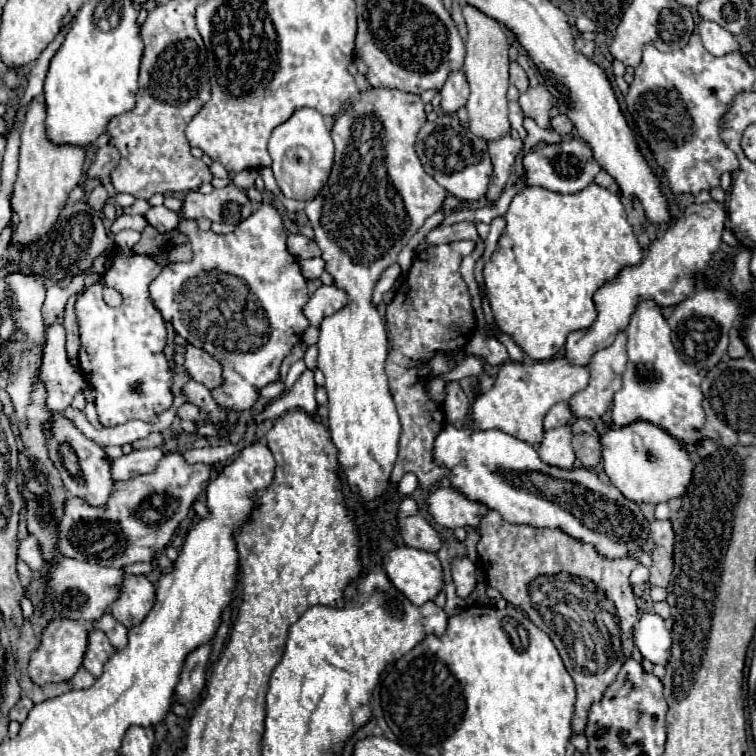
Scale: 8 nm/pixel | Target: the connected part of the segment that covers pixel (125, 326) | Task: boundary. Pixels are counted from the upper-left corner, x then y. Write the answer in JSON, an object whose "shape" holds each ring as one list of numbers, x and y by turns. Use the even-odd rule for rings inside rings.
{"shape":[[116,248,110,268,102,274,104,284,92,284,74,304,80,330,78,366,96,392,98,422,104,426,118,426,134,418,154,424,172,406,172,370,164,356,168,340,166,322,148,298,148,284,160,272,162,266,152,256,134,254,130,248],[104,286,124,296,118,308,104,304]]}

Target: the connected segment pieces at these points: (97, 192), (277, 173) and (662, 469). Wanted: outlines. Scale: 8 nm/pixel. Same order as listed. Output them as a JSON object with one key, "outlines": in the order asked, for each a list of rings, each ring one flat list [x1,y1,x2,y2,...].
{"outlines":[[[98,184,92,192,90,192,90,196,88,196,88,204,92,206,92,210,94,212,102,212,102,208,104,208,104,204,108,202,108,192,106,192,106,188,102,186,102,184]],[[298,108,284,124,276,126,268,142,268,152,272,156,274,178,284,196,302,202,312,200,320,192,334,162,334,142,330,138,330,130,324,116,314,108]],[[634,422,628,424,624,428,612,428,608,430,602,438,602,464,604,464,604,472,610,478,610,482,628,498,634,502,650,502,650,504,658,504,658,502,668,502,670,498,680,498,686,490,686,486,692,480,692,468,694,462,690,460,688,452,670,436,666,434,662,428,650,424,650,422]]]}

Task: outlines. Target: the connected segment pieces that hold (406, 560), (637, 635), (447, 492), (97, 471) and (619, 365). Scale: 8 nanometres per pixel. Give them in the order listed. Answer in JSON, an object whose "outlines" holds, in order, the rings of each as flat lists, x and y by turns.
{"outlines":[[[402,546,382,558,388,580,416,606,434,600,442,590,442,566,434,552]],[[642,614,634,626,634,644,652,664,666,666,670,660,672,634,658,614]],[[442,486,432,492,428,496,428,510,434,520,446,528,472,526,474,530,478,530,482,516,488,512,484,504,470,500,454,486]],[[56,414,50,424,46,424,48,432,48,446,50,446,50,458,56,464,66,490,72,496,82,498,90,506,106,506,116,480,110,474,110,460,104,462,104,450,96,446,92,440,88,440,78,428,74,428,62,414]],[[620,332,616,336,616,340,608,348,598,350,592,356,592,360,588,364,590,366,590,382,588,382,588,386,570,398,570,410,572,410,572,414,576,418,598,420,598,418,602,418,610,410,614,394,622,388,622,374,626,370,626,362,628,362,628,356,626,356,626,336,624,336,624,332]]]}

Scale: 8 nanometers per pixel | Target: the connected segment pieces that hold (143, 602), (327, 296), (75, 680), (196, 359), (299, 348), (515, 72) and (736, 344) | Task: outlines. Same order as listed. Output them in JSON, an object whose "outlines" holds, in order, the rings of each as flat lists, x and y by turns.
{"outlines":[[[126,576,120,598,110,606,110,612,126,628,136,626,146,618,154,604,154,586,146,576]],[[320,286,306,302,304,316,308,318,310,326,320,326,324,316,334,314,338,308,342,308,348,302,348,296,344,290,336,286]],[[80,668,66,684,68,684,70,688,74,688,74,690,82,690,82,688,90,688,94,682,96,682,96,678,94,678,90,672,86,672,84,668]],[[188,346,186,350,186,370,190,372,192,380,204,384,206,388,214,390,222,384,222,364,208,352,196,346]],[[300,340,294,348,292,348,292,352,284,358,284,362,282,362,282,366,280,366,280,376,278,376,278,380,284,380,286,378,286,374,288,374,288,368,290,368,290,364,292,362,296,362,296,360,300,360,302,356,304,356,304,352,306,352,306,344]],[[512,62,512,64,510,64,510,82,512,82,520,92,526,92,526,90,528,90,526,72,524,72,524,68,522,68,518,62]],[[736,326,736,328,730,332,728,356,730,356,730,358,744,358,744,356,748,356,748,348,746,348,742,336,740,336,740,326]]]}

